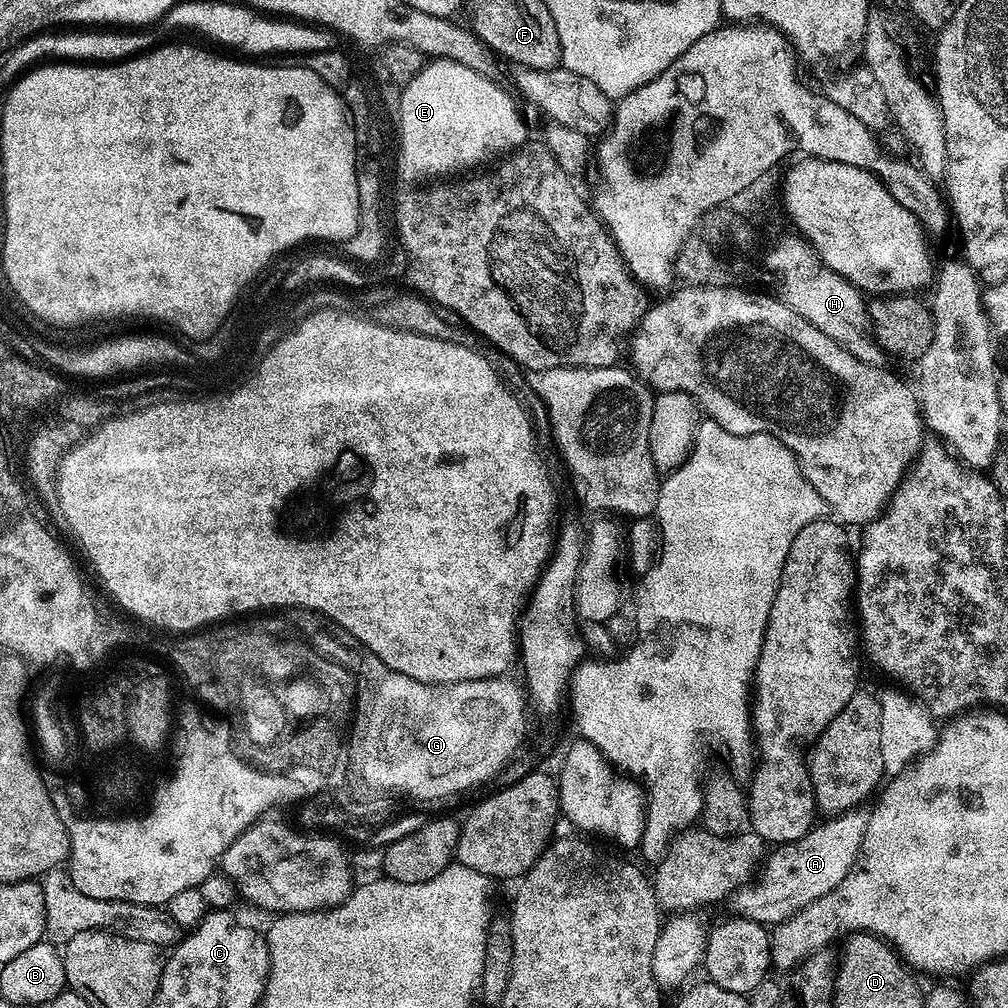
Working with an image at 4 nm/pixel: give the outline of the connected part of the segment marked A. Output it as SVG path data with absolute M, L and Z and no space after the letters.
M853 810L825 819L825 821L825 824L817 823L812 831L807 832L801 840L796 840L793 844L781 844L773 847L772 853L771 851L767 853L762 864L764 869L761 870L760 868L758 872L760 881L753 888L744 886L739 889L740 910L738 912L741 917L754 920L763 926L782 924L789 920L798 909L805 908L810 902L822 898L822 894L830 894L830 890L834 890L834 886L838 886L838 882L842 882L842 878L846 878L846 874L855 868L856 856L860 852L864 837L865 813L860 810Z

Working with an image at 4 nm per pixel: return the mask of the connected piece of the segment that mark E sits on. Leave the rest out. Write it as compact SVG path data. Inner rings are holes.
M432 60L425 63L414 79L406 85L403 85L402 96L404 98L404 168L406 174L434 174L436 172L453 172L459 173L459 168L468 168L471 164L476 164L479 160L492 160L503 157L520 147L529 139L528 128L520 121L520 112L516 109L516 104L512 101L511 96L502 88L492 81L491 75L475 72L470 70L470 66L462 66L453 60Z

